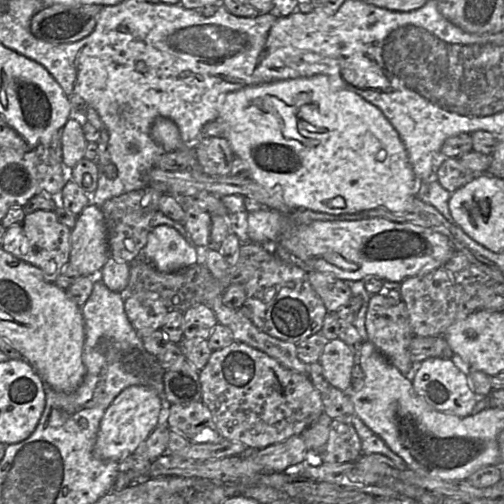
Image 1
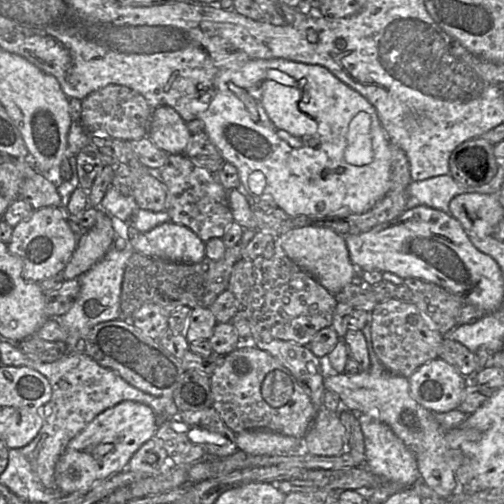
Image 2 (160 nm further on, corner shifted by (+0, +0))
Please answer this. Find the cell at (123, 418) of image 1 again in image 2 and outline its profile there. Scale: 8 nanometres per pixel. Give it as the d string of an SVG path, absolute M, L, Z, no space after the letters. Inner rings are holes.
M122 401L98 414L68 443L55 467L56 487L62 495L84 492L94 484L120 473L135 452L155 436L157 415L147 405Z

